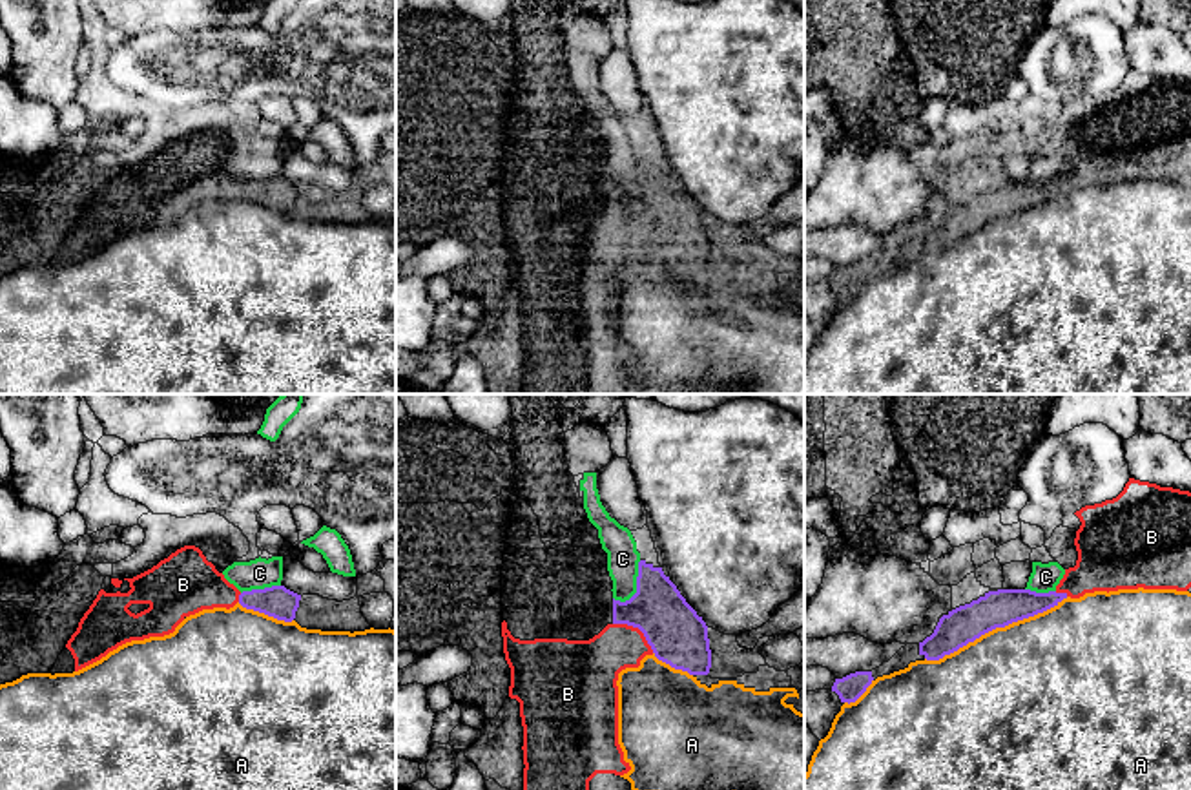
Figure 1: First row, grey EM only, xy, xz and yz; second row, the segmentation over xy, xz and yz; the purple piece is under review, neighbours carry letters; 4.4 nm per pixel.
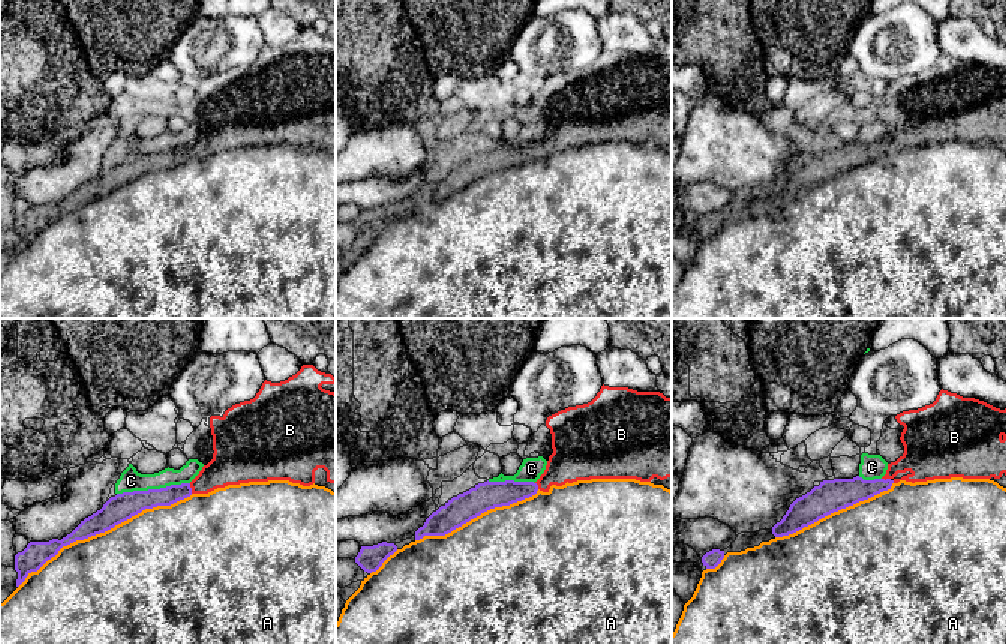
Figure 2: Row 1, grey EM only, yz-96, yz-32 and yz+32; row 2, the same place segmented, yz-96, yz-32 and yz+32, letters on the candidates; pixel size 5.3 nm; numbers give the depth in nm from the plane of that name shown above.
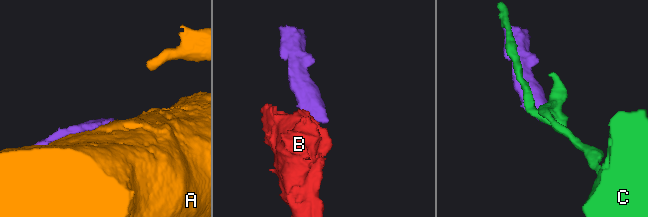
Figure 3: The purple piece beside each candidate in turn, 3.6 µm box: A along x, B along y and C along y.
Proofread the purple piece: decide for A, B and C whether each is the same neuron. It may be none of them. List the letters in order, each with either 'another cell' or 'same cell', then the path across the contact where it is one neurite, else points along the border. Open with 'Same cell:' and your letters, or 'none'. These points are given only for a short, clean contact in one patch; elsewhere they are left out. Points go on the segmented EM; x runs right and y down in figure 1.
Same cell: B
A: another cell
B: same cell | across xz (677, 635), (668, 626), (637, 626), (595, 665)
C: another cell

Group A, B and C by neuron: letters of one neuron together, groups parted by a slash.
A / B / C

